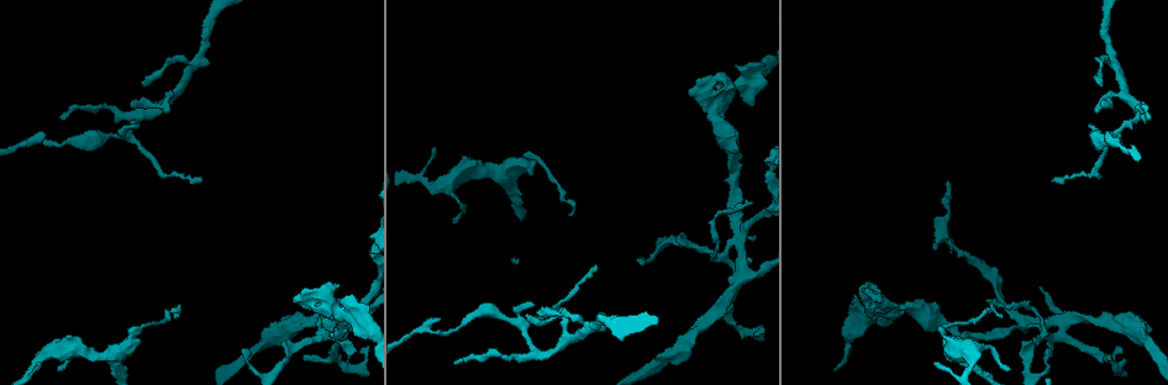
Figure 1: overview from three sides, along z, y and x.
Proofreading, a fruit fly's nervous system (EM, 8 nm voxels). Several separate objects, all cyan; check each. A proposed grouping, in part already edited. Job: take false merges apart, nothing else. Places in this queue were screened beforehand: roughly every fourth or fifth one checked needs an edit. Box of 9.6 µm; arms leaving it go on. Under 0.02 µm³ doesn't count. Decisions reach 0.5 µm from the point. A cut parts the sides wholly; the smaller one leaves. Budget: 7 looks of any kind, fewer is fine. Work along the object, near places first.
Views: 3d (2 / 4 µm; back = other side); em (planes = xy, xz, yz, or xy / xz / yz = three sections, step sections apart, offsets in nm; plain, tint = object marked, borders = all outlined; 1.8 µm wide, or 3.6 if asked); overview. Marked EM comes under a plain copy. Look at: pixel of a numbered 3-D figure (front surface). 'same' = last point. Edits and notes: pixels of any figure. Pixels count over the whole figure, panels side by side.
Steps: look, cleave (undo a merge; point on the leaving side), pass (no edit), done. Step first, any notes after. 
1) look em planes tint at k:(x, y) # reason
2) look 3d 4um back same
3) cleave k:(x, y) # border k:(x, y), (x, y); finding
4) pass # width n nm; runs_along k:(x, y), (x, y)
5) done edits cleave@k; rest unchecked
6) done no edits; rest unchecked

look 3d 2um back at 1:(126, 135) # three-way junction

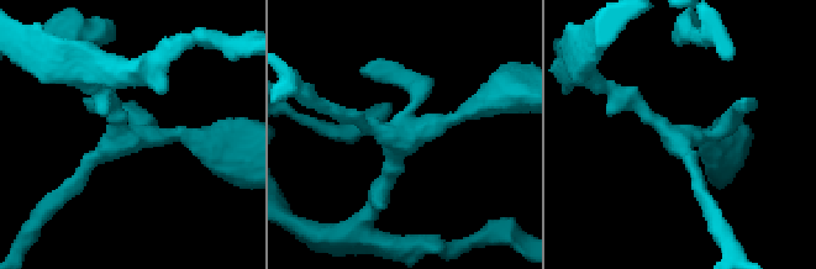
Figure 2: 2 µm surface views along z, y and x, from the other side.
look em planes tint at 2:(124, 134)

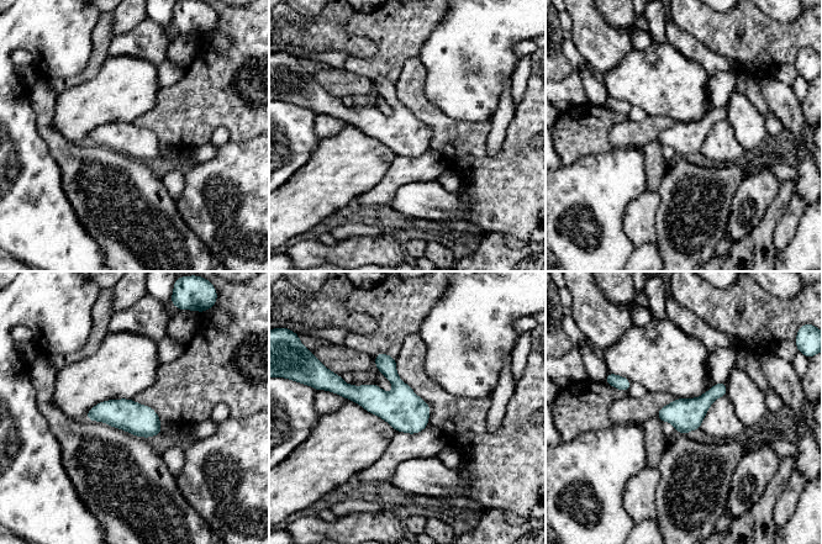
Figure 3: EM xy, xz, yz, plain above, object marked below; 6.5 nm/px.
pass # width 200 nm; one neuron here

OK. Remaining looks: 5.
look em yz step 16 tint at 1:(451, 328) # sudden change in width

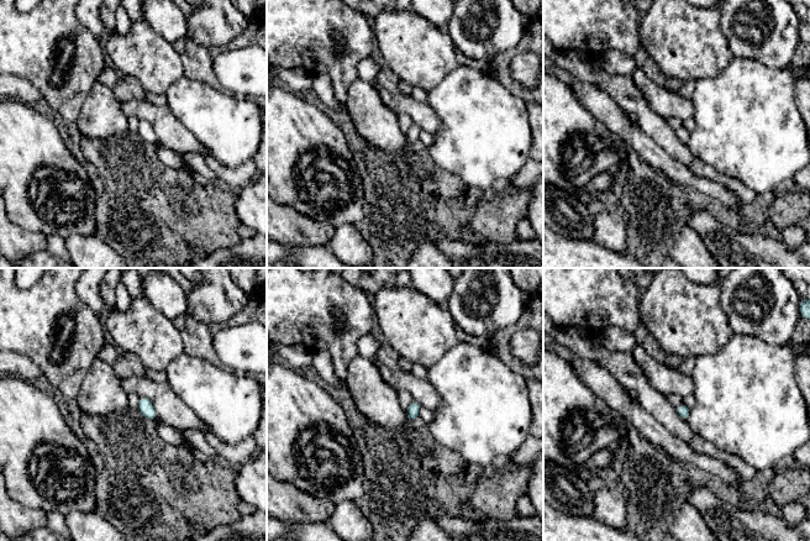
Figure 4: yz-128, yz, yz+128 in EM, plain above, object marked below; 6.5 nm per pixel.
look em planes tint same # cut it another way

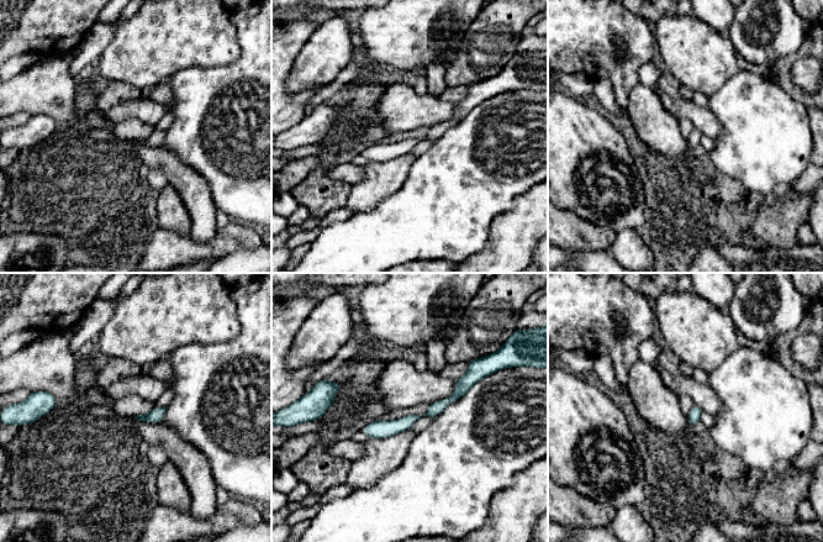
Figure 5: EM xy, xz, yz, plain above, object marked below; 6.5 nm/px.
pass # runs_along 5:(413, 417), (394, 427), (365, 430); one neuron here

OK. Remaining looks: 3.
look em xy step 16 tint at 1:(739, 232) # abrupt turn

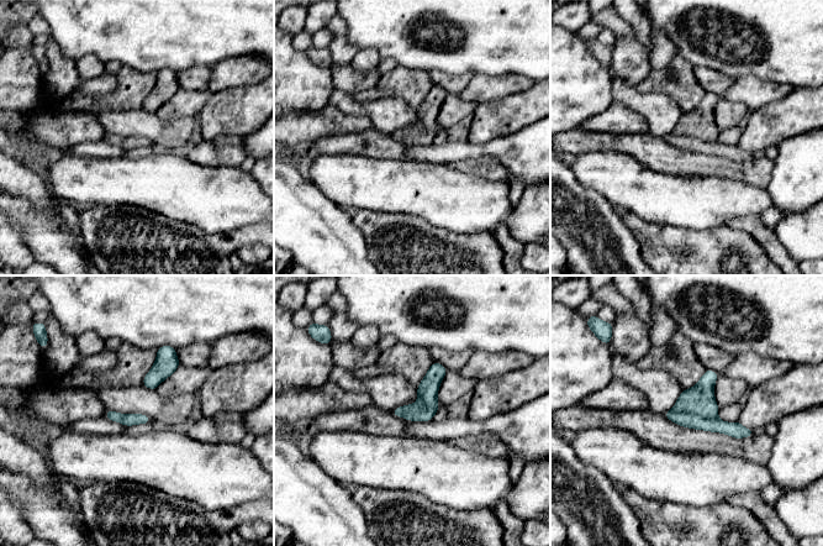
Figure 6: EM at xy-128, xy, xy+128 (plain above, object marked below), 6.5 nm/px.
look em planes tint same

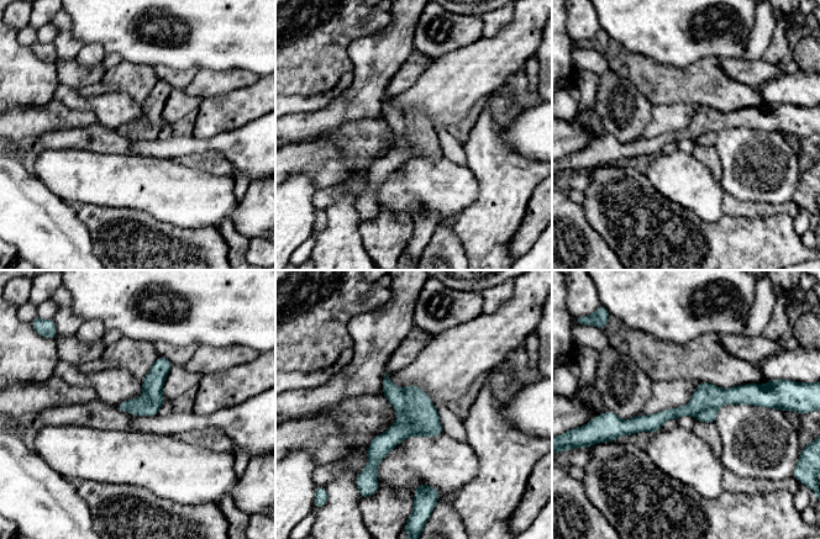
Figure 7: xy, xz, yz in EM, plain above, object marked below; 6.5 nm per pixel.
cleave 7:(382, 444) # border 7:(397, 422), (413, 424), (418, 431); two neurons meet here

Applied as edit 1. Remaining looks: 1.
done edits cleave@7; rest unchecked

